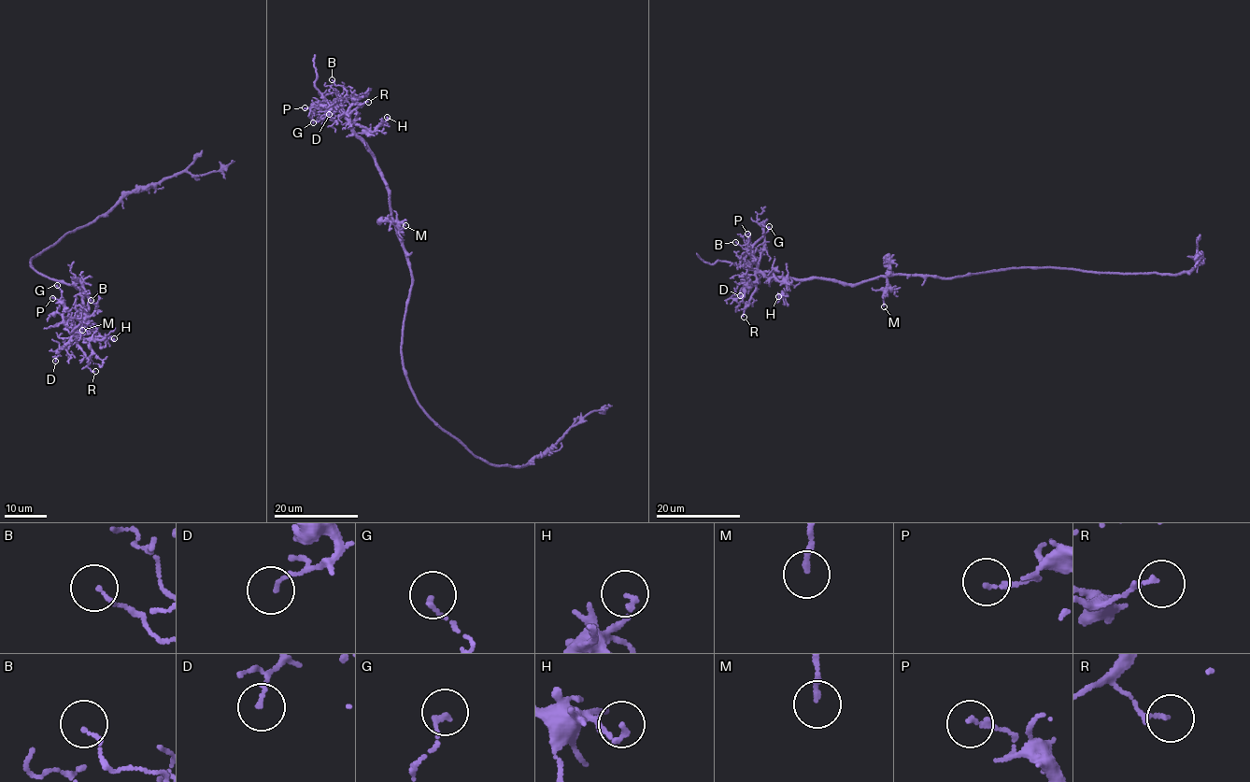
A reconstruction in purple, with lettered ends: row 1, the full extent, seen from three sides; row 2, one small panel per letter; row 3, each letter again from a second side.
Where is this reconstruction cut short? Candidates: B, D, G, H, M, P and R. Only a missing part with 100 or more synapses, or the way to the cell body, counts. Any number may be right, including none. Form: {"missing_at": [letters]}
{"missing_at": []}

